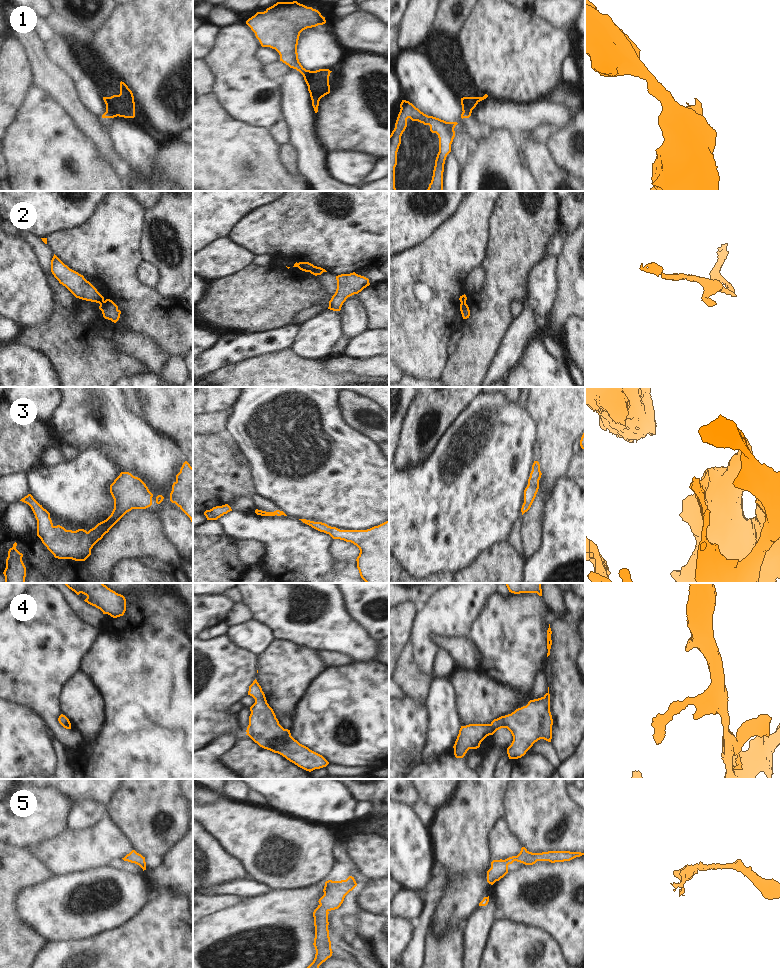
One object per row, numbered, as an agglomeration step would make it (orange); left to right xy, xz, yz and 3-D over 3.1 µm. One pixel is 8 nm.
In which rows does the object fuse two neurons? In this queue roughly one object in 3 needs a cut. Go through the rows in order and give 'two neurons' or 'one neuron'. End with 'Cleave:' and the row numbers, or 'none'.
1: two neurons
2: two neurons
3: one neuron
4: one neuron
5: one neuron
Cleave: 1, 2

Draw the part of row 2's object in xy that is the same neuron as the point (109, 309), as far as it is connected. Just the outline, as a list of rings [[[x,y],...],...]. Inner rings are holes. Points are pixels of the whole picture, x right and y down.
[[[106,299],[103,303],[101,303],[99,309],[102,311],[105,319],[111,320],[114,323],[116,323],[120,318],[121,311],[110,299]]]

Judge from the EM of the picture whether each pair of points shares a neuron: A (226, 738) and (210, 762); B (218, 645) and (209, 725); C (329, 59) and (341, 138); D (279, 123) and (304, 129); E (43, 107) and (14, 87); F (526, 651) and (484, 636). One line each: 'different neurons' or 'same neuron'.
A: same neuron
B: same neuron
C: different neurons
D: different neurons
E: different neurons
F: same neuron

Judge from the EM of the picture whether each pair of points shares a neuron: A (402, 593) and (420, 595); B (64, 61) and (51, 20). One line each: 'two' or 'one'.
A: one
B: one

